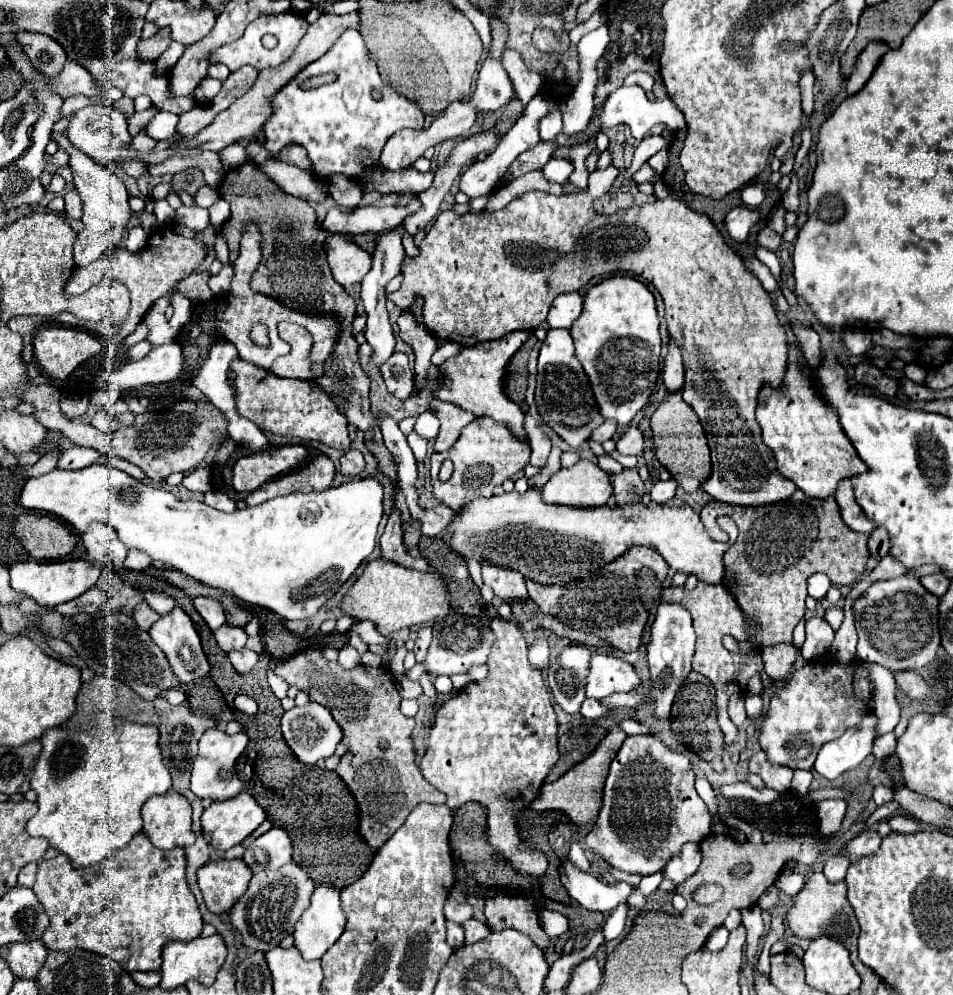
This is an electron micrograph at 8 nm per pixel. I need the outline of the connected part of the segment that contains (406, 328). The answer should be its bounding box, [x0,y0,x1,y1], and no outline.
[398,313,438,385]

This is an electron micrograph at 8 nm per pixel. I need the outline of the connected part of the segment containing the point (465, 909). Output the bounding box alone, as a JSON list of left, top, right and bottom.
[444,897,472,925]

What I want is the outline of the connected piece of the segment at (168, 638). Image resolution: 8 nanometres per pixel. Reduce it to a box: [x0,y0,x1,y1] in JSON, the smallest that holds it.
[150,607,210,685]

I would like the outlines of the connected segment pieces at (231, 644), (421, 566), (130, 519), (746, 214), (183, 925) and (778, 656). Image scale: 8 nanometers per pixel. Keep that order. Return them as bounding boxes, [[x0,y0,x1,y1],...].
[[214,625,248,653],[380,511,430,571],[20,463,384,621],[724,207,760,243],[34,833,202,973],[764,643,800,681]]

